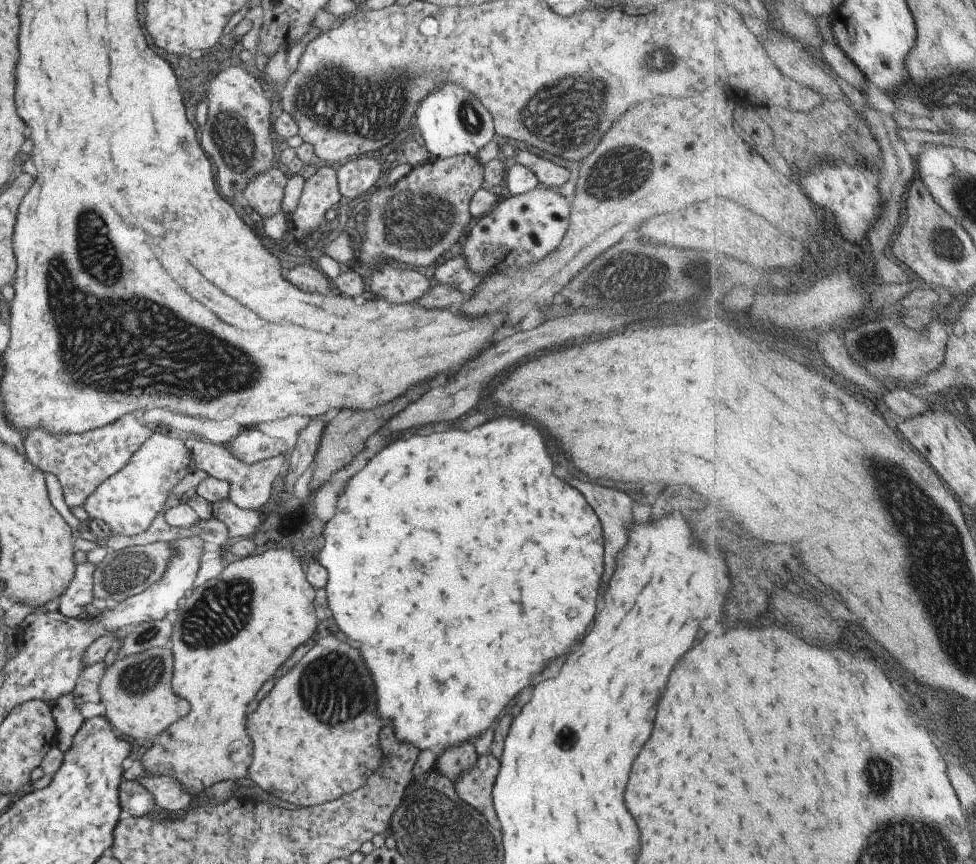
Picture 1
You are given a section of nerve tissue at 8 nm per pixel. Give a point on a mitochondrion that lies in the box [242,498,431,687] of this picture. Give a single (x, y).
(302, 514)

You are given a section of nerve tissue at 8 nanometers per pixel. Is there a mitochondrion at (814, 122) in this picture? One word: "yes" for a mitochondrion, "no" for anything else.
no

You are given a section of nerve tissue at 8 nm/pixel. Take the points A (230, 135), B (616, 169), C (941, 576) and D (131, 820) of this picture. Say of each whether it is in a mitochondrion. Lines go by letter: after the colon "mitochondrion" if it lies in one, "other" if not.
A: mitochondrion
B: mitochondrion
C: mitochondrion
D: other

